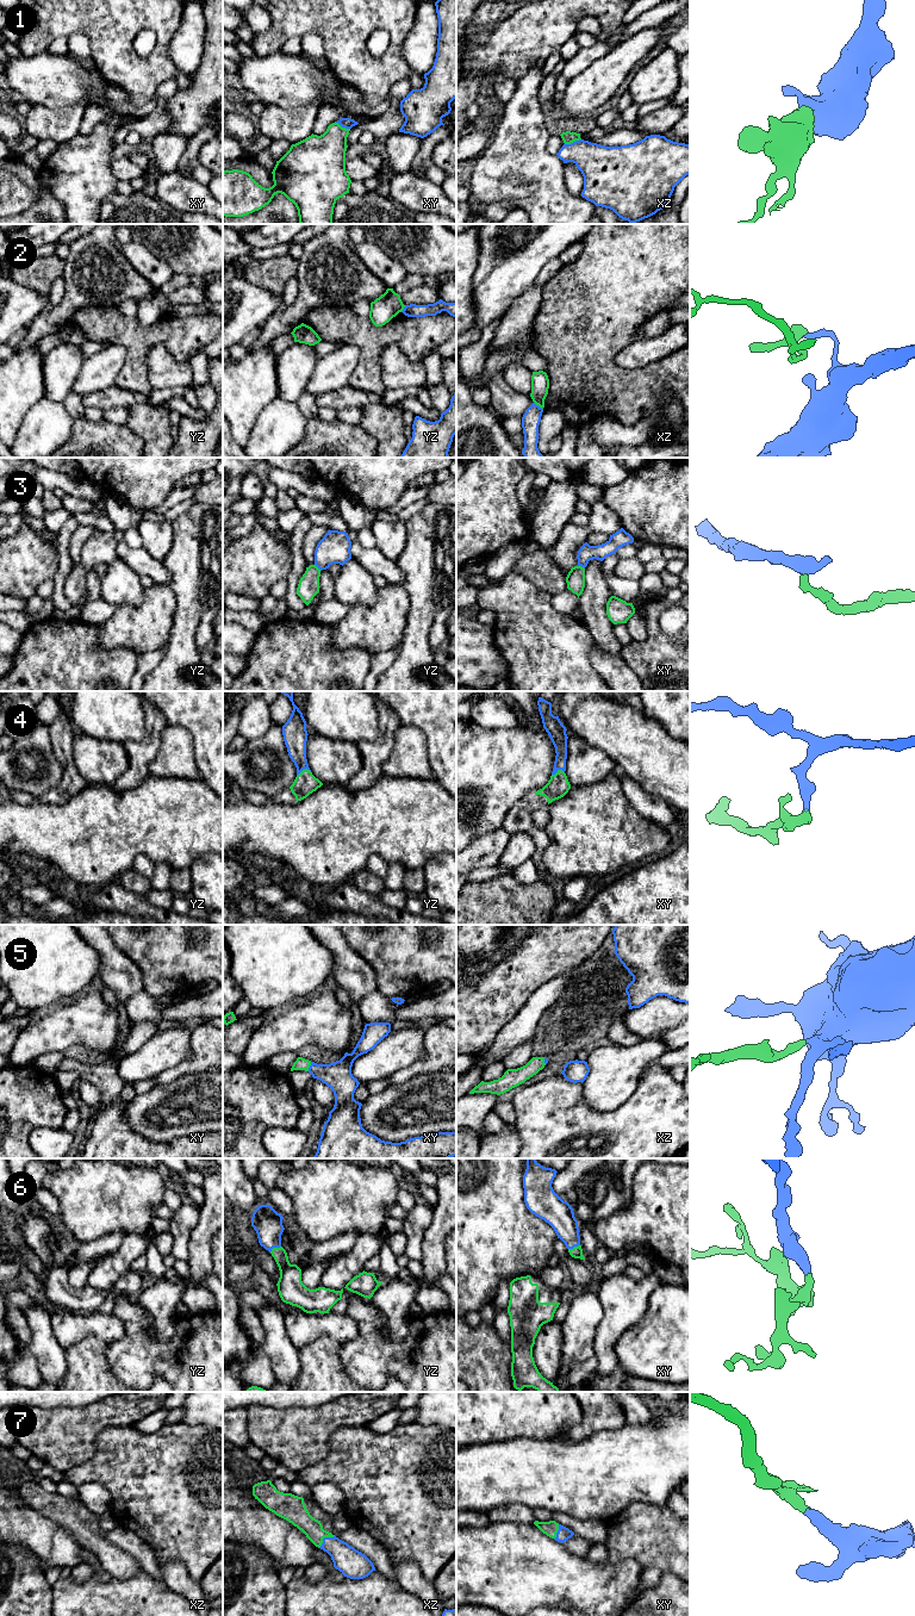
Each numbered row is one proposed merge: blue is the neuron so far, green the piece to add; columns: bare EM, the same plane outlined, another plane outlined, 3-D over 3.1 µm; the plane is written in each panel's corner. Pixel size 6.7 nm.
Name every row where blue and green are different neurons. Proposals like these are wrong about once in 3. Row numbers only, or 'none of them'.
2

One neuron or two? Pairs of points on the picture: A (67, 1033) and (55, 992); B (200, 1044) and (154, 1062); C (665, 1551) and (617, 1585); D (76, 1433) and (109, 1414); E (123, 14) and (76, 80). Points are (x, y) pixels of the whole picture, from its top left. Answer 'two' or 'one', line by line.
A: two
B: two
C: two
D: one
E: two

